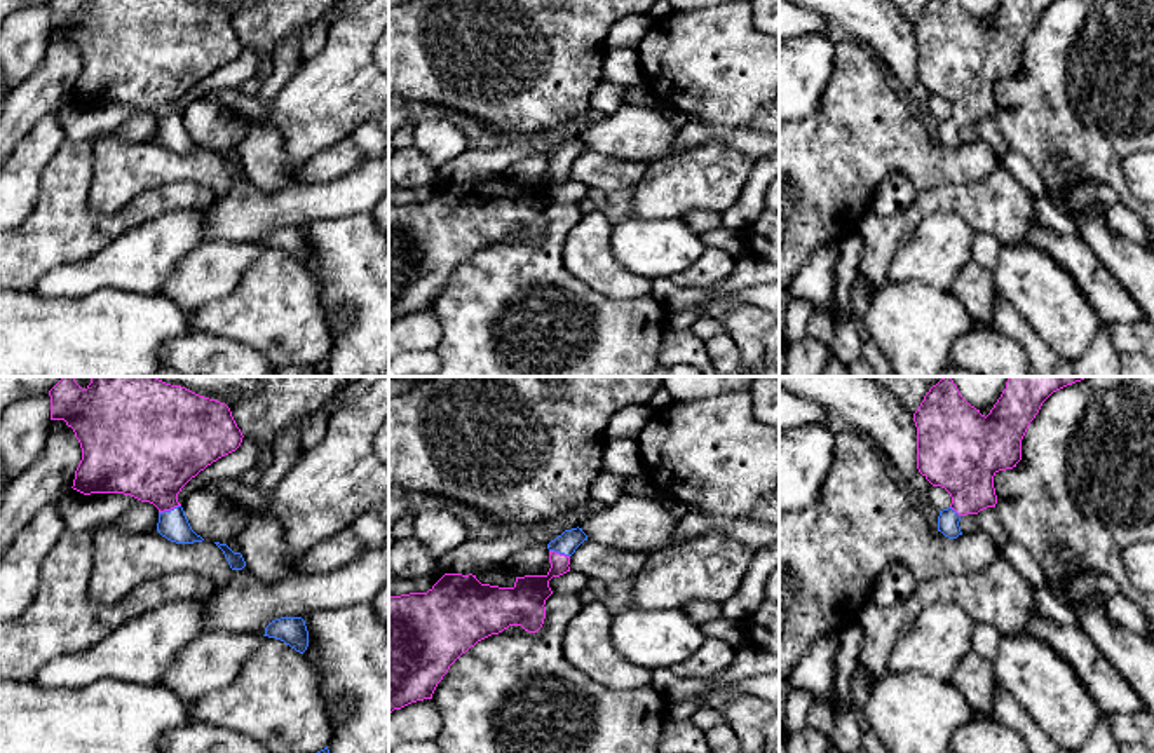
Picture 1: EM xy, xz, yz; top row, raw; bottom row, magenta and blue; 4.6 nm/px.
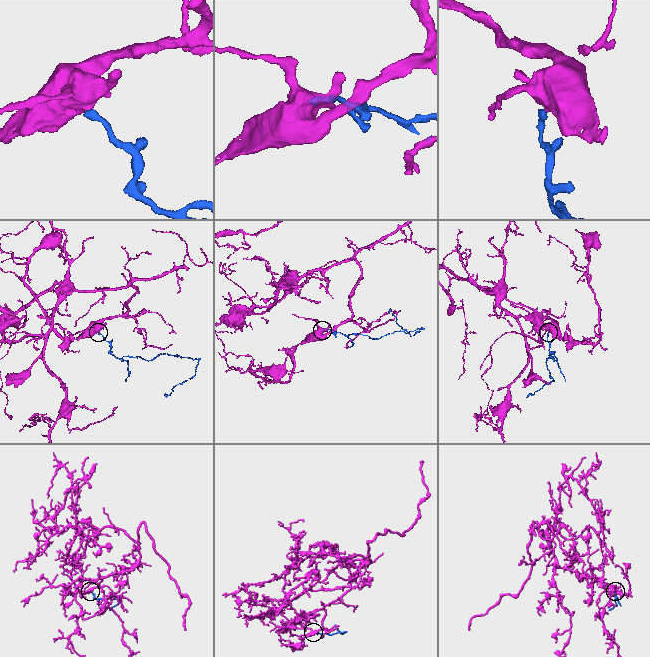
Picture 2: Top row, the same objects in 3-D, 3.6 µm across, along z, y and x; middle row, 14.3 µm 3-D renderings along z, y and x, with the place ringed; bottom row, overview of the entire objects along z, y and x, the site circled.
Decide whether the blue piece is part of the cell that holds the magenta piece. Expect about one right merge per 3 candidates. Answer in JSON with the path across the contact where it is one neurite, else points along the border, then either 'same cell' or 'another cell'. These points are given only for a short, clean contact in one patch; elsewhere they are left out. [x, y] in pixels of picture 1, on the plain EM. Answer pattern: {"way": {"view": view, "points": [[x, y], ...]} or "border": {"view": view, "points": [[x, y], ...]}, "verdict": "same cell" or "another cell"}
{"way": {"view": "xy", "points": [[150, 68], [169, 119], [173, 135]]}, "verdict": "same cell"}

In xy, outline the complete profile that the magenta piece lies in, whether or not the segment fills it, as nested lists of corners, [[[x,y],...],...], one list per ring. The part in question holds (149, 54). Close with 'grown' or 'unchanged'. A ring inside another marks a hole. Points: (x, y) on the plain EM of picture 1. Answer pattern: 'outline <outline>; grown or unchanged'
outline [[[49,0],[49,5],[51,30],[64,30],[82,58],[73,99],[84,105],[124,103],[150,112],[159,119],[157,141],[162,146],[176,153],[204,150],[192,139],[178,103],[200,80],[241,56],[244,45],[225,12],[192,0]]]; grown

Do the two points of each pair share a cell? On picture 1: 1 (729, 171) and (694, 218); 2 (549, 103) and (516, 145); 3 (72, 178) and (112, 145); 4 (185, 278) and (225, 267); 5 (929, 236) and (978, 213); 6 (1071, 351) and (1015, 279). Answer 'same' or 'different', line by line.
1: different
2: different
3: different
4: same
5: different
6: same

